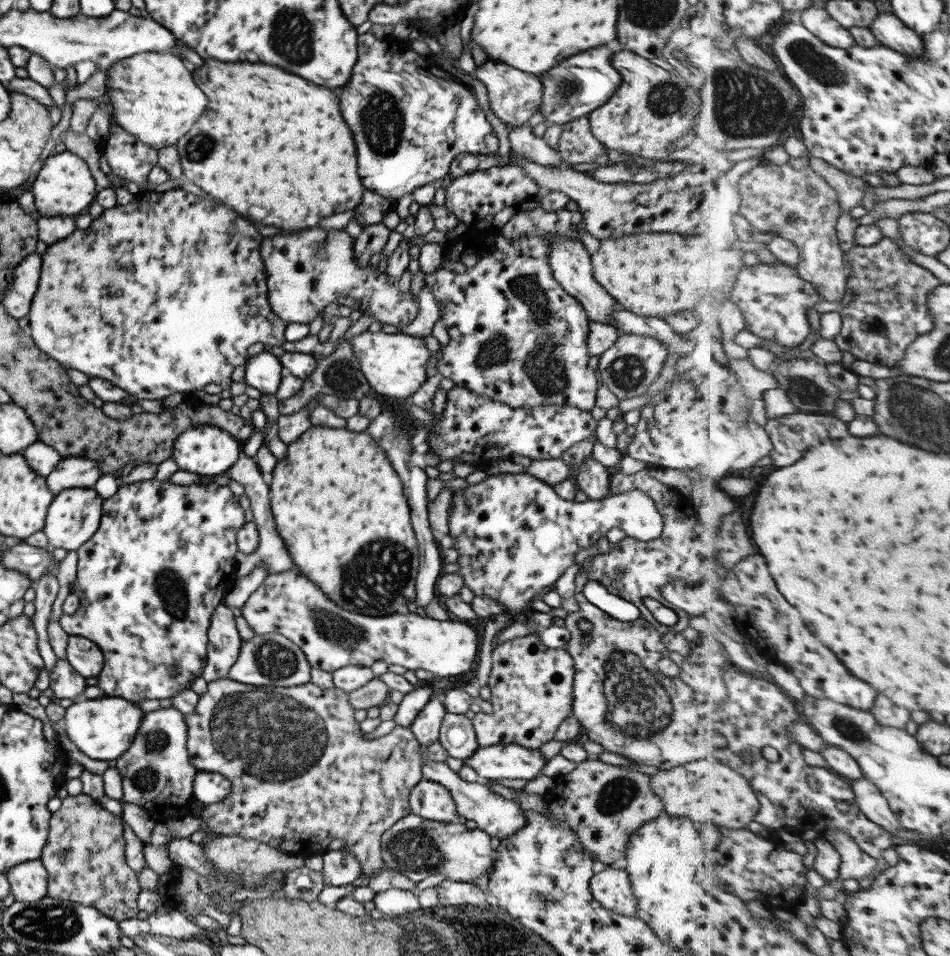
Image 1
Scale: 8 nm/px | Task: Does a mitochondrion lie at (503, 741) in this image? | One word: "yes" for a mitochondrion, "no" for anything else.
no

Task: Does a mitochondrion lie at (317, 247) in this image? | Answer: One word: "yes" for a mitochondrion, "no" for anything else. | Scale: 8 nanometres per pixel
yes

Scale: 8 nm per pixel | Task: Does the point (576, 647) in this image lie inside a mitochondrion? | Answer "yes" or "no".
no

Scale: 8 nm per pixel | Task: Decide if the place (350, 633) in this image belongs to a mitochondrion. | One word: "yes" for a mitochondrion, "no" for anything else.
yes

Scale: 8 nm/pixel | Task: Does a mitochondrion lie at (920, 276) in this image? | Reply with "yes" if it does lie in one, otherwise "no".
no

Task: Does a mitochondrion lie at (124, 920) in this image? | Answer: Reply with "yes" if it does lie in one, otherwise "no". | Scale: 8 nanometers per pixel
no

